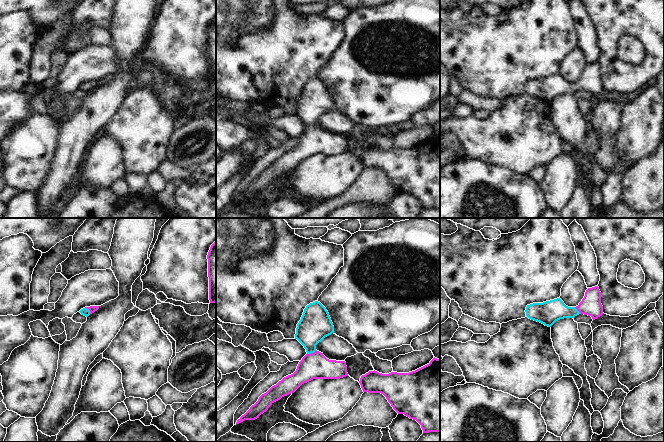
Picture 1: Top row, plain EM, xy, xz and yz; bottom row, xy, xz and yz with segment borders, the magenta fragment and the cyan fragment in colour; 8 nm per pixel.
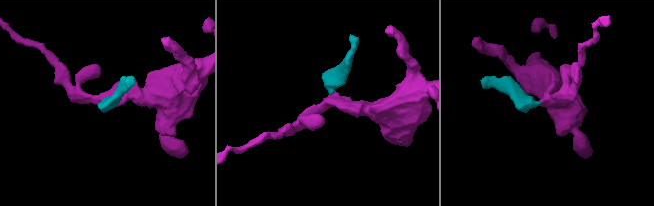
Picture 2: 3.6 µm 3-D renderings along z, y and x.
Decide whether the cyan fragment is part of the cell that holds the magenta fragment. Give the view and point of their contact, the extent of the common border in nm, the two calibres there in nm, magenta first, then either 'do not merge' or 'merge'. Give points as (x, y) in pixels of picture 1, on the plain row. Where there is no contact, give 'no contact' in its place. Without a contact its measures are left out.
contact xz (311, 129); length 90 nm; calibres 200 and 260 nm; merge

